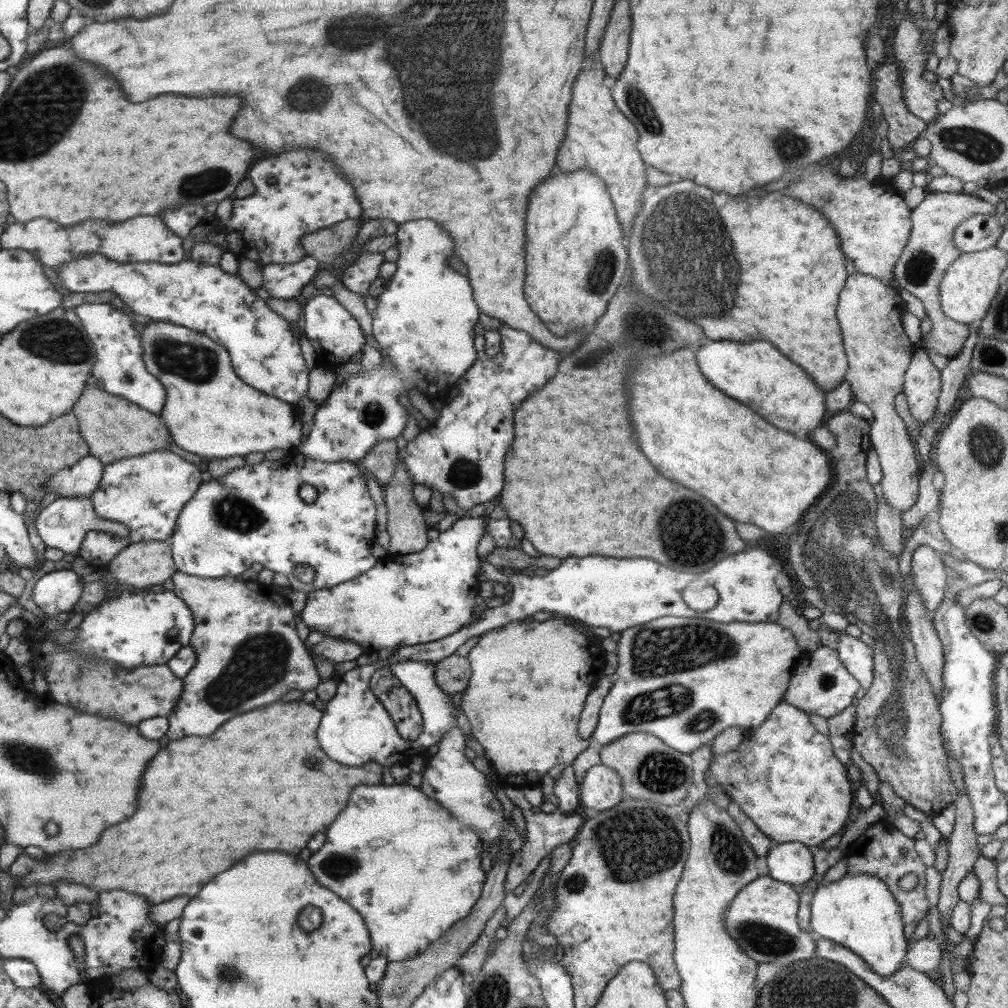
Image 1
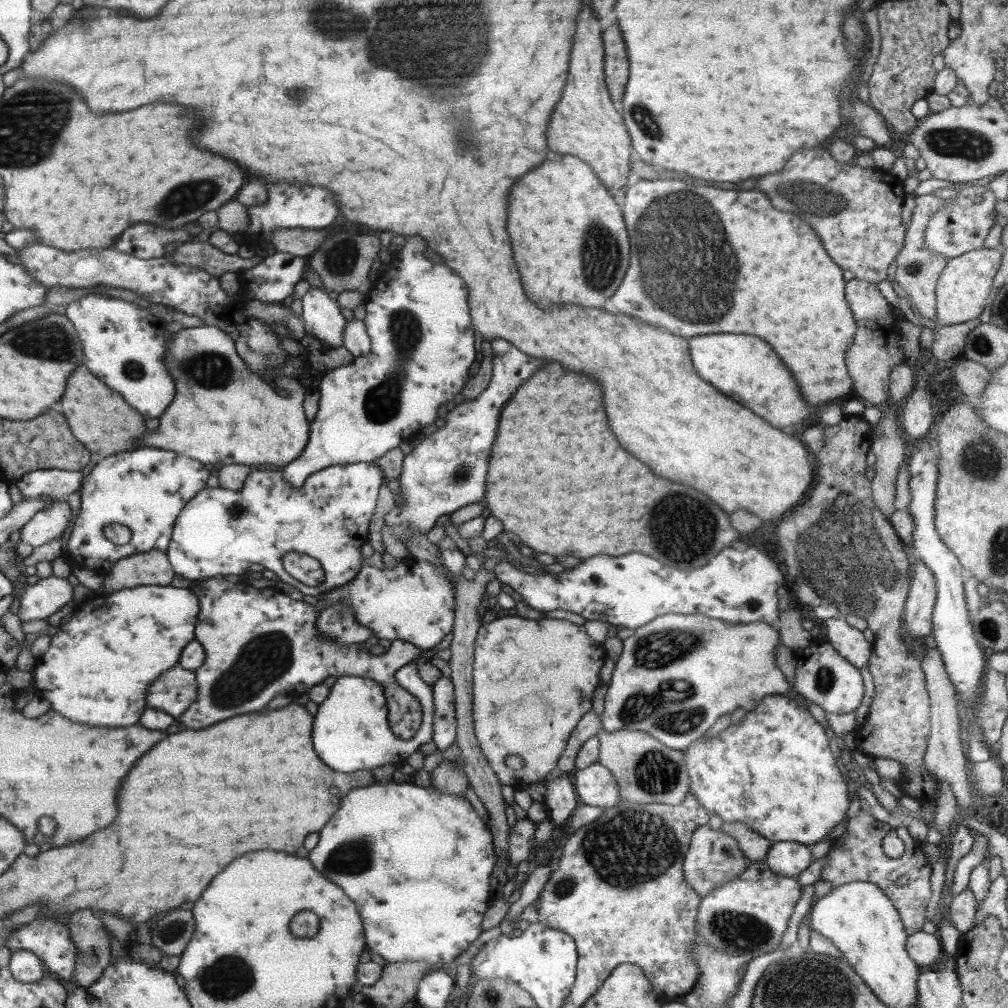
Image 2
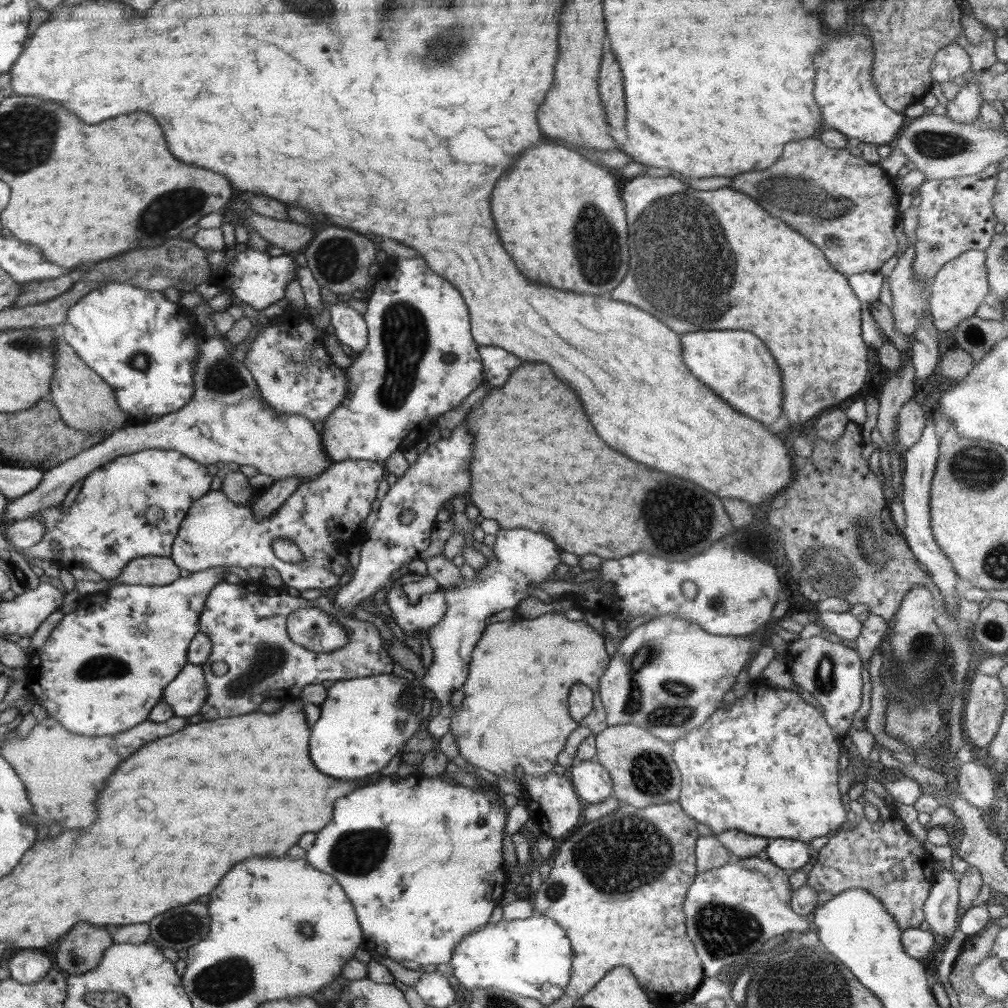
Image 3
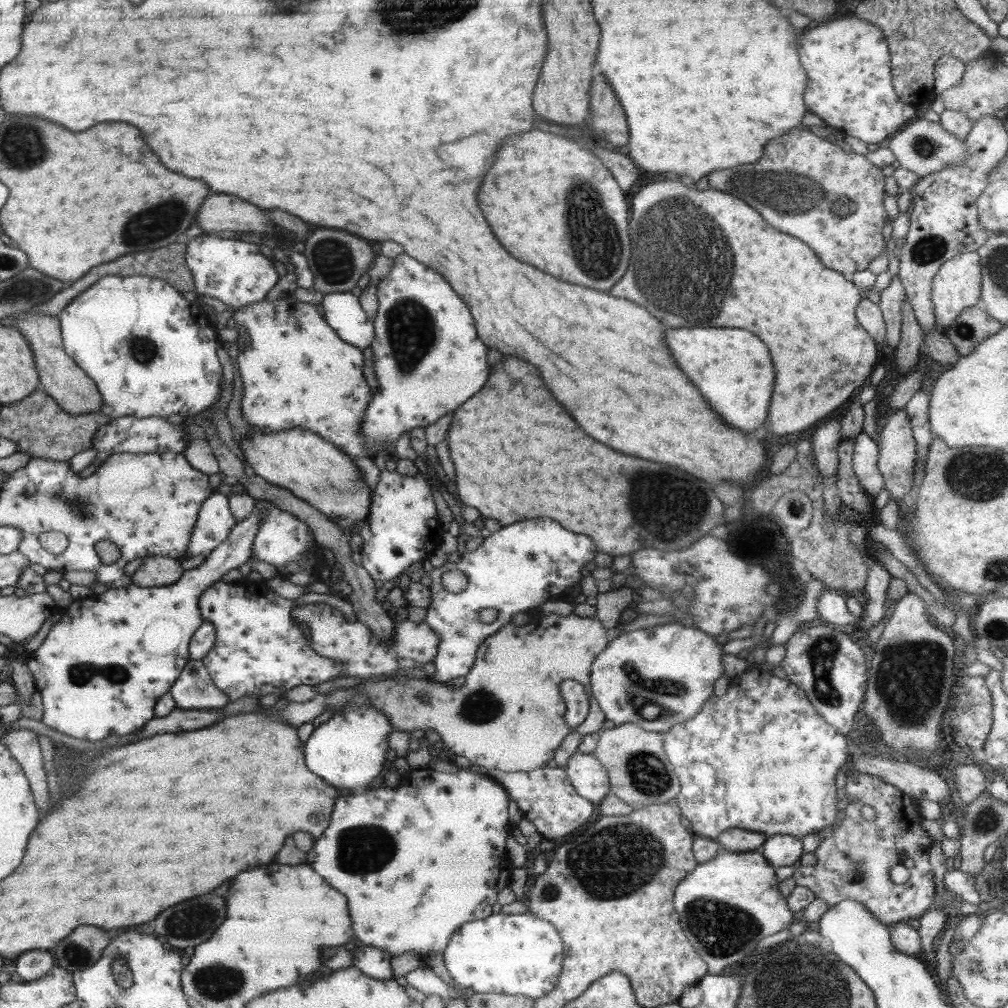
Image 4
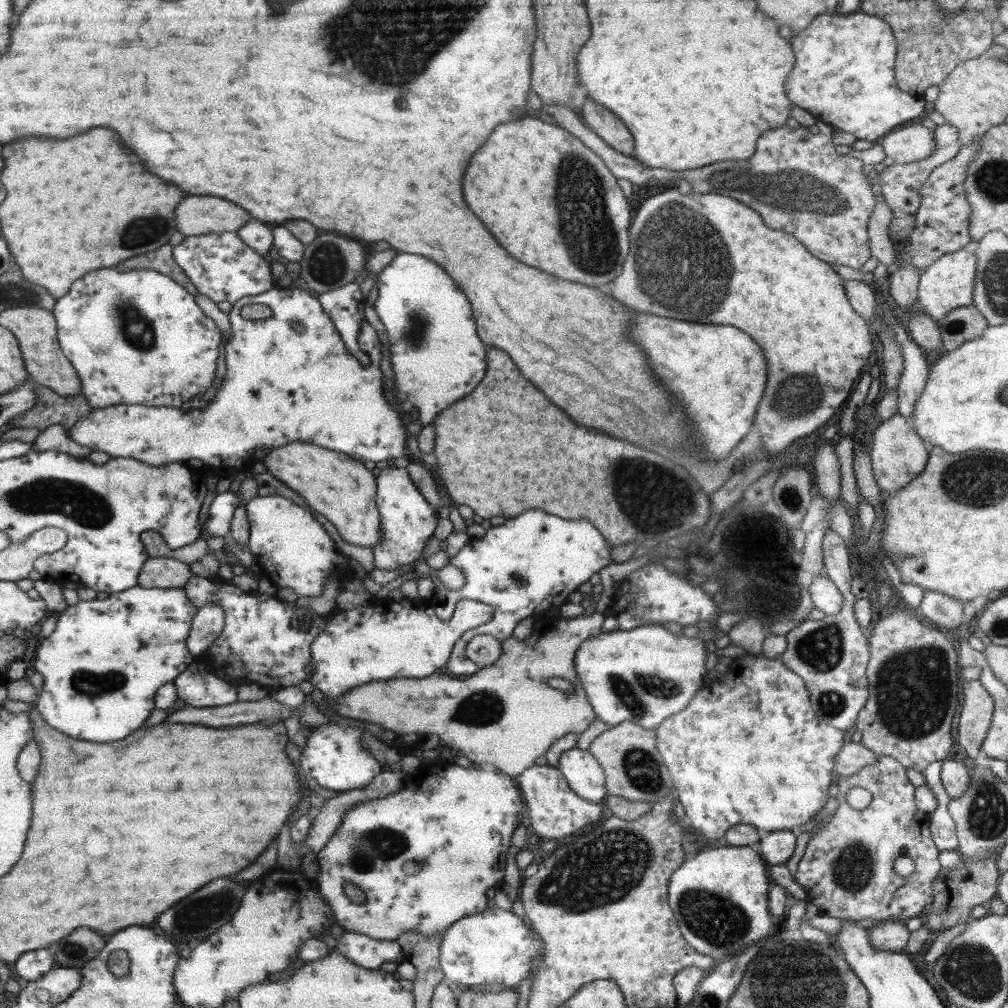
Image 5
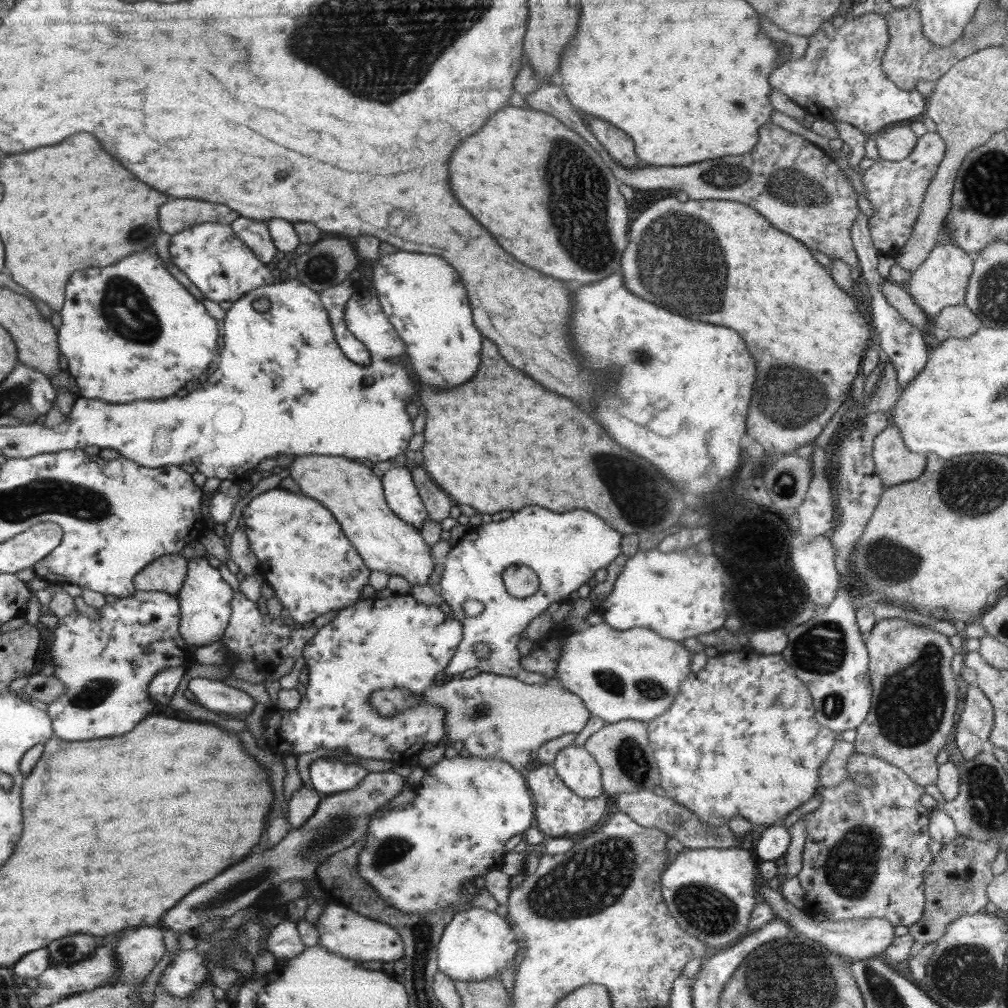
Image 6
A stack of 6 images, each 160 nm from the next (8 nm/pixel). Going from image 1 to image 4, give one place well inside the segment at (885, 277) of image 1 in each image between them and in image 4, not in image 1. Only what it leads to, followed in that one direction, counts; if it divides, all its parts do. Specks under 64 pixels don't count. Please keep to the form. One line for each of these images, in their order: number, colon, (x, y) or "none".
2: (855, 211)
3: (845, 205)
4: (807, 186)

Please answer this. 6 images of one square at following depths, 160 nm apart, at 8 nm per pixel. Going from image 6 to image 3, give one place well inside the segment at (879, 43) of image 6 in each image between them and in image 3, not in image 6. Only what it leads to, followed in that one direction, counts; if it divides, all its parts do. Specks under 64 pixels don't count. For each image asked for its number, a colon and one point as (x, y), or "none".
3: (850, 103)
4: (849, 86)
5: (844, 73)

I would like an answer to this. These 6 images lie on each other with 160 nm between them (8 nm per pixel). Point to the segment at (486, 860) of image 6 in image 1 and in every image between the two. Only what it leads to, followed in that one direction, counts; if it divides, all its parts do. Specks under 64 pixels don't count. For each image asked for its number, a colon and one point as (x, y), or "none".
1: (410, 892)
2: (417, 863)
3: (421, 859)
4: (416, 861)
5: (424, 856)

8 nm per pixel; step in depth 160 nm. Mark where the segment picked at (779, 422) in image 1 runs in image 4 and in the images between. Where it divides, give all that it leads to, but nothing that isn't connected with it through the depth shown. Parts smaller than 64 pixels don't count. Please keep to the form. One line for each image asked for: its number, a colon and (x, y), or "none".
2: (747, 370)
3: (735, 364)
4: (732, 368)

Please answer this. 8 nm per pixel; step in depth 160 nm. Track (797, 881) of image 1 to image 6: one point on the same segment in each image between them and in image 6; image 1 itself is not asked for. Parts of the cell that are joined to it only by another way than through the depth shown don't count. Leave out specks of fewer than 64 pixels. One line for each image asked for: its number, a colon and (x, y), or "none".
2: (789, 859)
3: (786, 853)
4: (782, 850)
5: (776, 847)
6: (772, 846)

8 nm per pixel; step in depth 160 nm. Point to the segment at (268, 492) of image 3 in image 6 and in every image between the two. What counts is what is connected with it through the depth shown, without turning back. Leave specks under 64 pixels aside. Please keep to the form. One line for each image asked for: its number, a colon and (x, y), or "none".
4: (102, 667)
5: (102, 666)
6: (106, 664)

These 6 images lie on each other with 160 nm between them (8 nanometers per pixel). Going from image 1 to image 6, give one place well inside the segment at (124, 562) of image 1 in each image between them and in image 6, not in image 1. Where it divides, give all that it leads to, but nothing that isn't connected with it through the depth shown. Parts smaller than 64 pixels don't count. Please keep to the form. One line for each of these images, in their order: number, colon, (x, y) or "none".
2: (152, 567)
3: (149, 570)
4: (155, 570)
5: (159, 572)
6: (167, 574)

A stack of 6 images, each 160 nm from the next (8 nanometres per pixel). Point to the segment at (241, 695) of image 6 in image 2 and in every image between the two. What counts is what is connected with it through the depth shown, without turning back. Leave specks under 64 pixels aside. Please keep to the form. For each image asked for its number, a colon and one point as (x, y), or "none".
2: (173, 691)
3: (185, 694)
4: (193, 689)
5: (196, 686)

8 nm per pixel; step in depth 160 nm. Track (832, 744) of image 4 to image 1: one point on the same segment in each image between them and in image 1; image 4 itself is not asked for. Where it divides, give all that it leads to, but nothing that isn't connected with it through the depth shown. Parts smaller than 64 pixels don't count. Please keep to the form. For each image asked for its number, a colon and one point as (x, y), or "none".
1: (800, 792)
2: (775, 771)
3: (769, 767)

